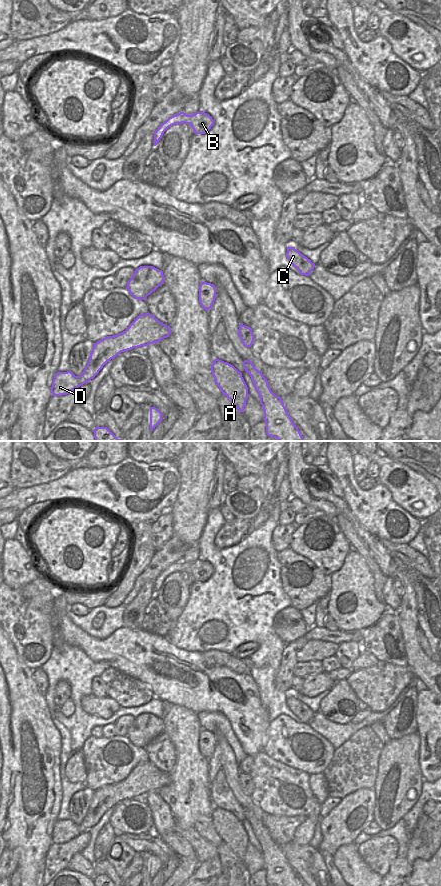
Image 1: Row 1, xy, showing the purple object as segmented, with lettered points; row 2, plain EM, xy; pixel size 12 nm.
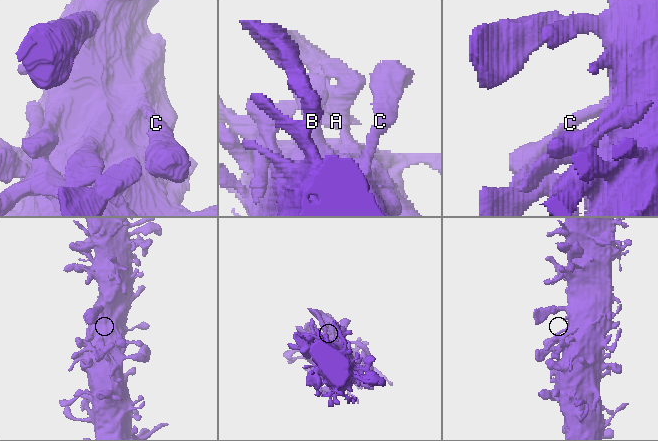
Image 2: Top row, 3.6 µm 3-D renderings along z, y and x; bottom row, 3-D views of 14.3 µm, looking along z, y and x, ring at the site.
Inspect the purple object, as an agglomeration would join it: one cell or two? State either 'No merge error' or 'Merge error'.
No merge error

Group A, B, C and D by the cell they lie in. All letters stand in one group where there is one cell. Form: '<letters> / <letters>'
A B C D

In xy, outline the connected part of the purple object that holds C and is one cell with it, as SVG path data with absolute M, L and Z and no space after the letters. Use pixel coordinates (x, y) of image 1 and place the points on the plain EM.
M287 695L286 705L291 710L291 712L300 720L300 723L309 724L315 715L315 712L312 711L310 707L292 695Z

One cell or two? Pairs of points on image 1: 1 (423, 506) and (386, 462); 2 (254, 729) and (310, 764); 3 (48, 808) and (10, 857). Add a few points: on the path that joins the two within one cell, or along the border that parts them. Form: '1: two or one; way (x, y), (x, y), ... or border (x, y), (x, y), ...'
1: one; way (409, 492), (405, 488), (390, 484), (386, 476)
2: two; border (270, 721), (266, 731), (266, 744), (261, 750)
3: two; border (10, 849), (18, 854), (17, 868)

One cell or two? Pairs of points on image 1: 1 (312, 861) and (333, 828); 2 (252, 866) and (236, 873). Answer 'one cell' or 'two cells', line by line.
1: two cells
2: two cells

